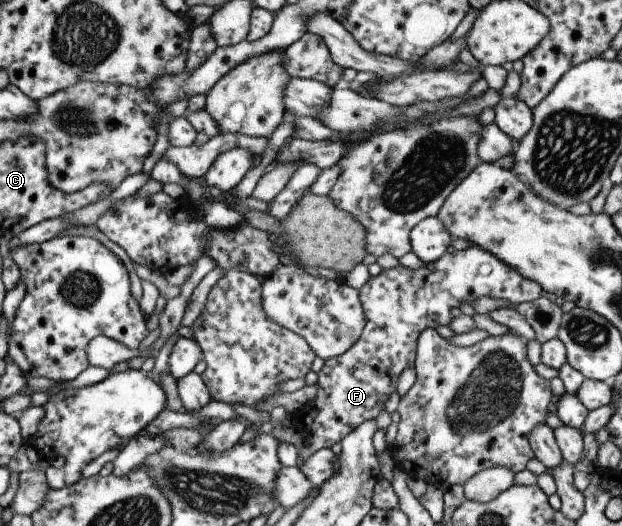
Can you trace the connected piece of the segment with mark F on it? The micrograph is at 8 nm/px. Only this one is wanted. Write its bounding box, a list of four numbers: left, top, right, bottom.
[289,245,540,462]

